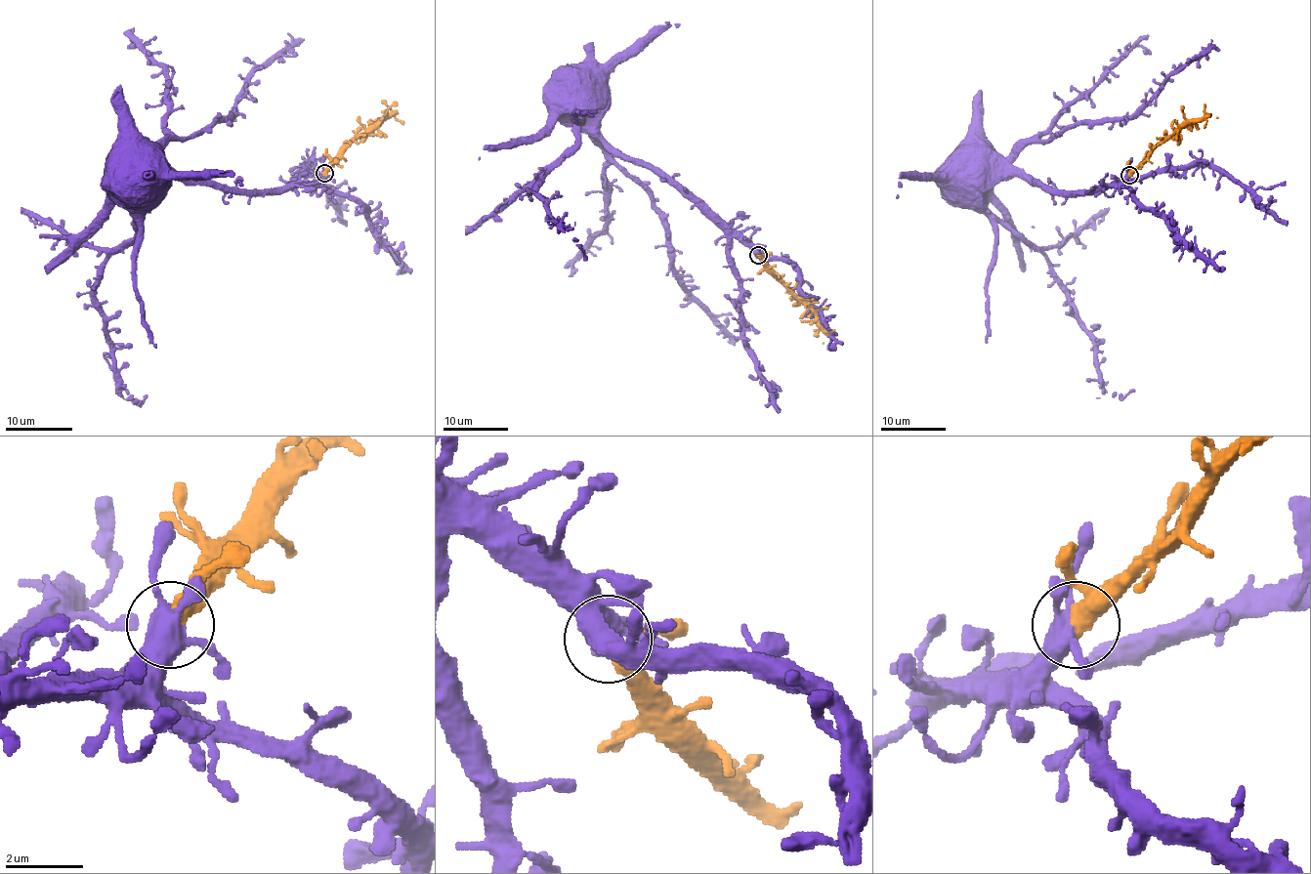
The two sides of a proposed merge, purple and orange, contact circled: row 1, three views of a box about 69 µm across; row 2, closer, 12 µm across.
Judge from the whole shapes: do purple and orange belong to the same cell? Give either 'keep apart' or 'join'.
join

